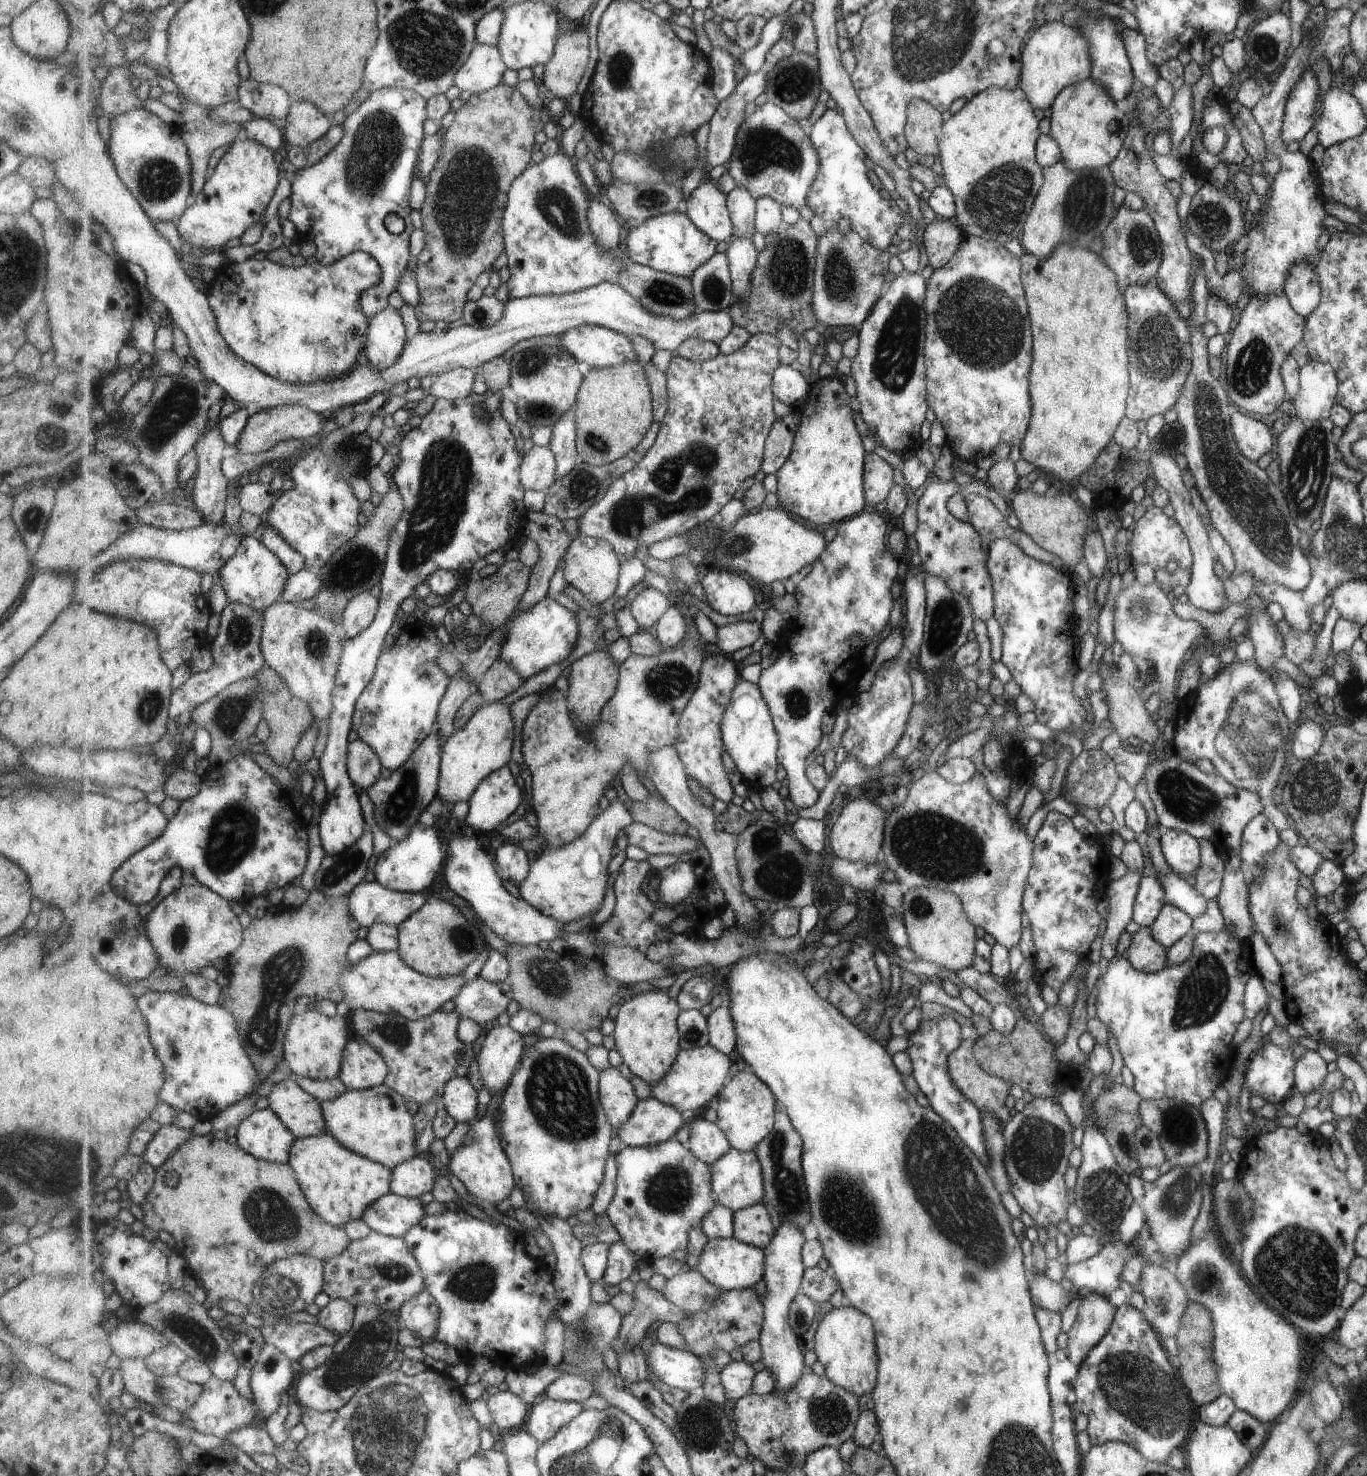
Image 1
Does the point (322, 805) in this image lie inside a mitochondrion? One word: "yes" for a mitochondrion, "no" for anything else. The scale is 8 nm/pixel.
no

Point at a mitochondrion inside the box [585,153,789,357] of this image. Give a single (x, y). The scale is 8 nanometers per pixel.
(664, 294)

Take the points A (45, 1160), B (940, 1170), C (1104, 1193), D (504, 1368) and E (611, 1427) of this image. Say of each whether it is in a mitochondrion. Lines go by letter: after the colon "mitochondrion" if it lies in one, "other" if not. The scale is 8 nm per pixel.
A: mitochondrion
B: mitochondrion
C: mitochondrion
D: other
E: mitochondrion

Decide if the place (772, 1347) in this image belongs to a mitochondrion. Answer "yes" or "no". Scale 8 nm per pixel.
no

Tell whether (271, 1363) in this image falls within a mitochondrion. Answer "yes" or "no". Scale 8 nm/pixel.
yes

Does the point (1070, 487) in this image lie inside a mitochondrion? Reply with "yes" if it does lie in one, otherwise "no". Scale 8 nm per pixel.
no

